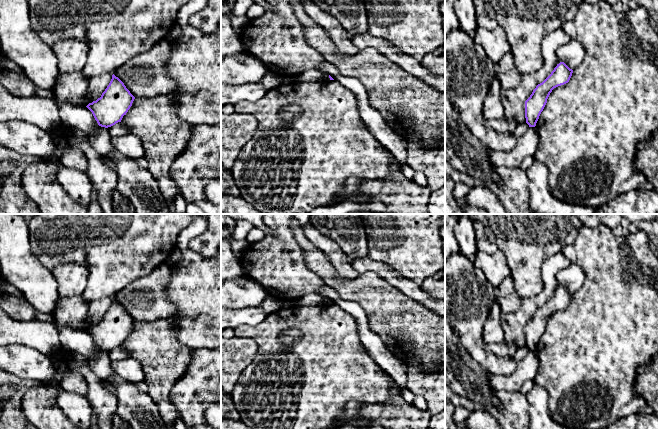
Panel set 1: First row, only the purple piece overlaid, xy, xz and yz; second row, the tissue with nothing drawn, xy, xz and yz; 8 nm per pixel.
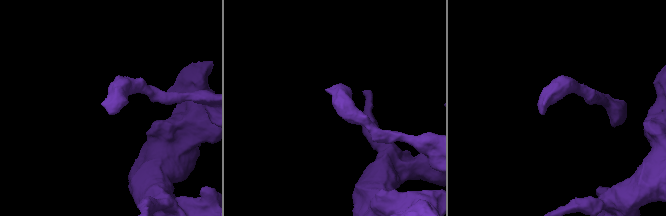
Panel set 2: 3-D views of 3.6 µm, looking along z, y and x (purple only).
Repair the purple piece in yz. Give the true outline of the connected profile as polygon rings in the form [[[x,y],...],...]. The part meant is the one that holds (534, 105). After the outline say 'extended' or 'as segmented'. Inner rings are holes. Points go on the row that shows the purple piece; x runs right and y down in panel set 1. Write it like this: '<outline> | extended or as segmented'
[[[560,62],[551,74],[536,86],[530,97],[525,101],[525,118],[529,127],[535,127],[541,112],[552,90],[569,82],[573,70],[564,62]]] | as segmented

